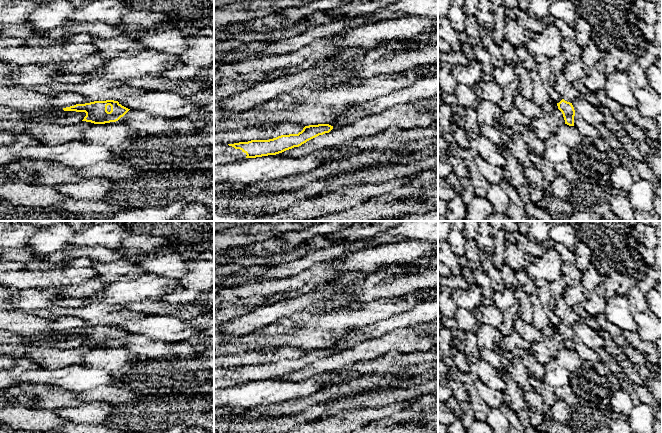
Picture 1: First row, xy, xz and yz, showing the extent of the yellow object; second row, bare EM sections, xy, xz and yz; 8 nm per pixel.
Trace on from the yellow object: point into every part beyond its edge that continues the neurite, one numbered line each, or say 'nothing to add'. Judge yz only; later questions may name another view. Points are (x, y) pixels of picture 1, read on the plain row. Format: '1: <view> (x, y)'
nothing to add

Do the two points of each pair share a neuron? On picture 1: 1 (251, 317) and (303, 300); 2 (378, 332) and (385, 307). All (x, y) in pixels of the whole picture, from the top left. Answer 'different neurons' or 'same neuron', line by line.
1: same neuron
2: different neurons

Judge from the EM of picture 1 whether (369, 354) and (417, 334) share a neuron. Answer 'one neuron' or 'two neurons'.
one neuron

